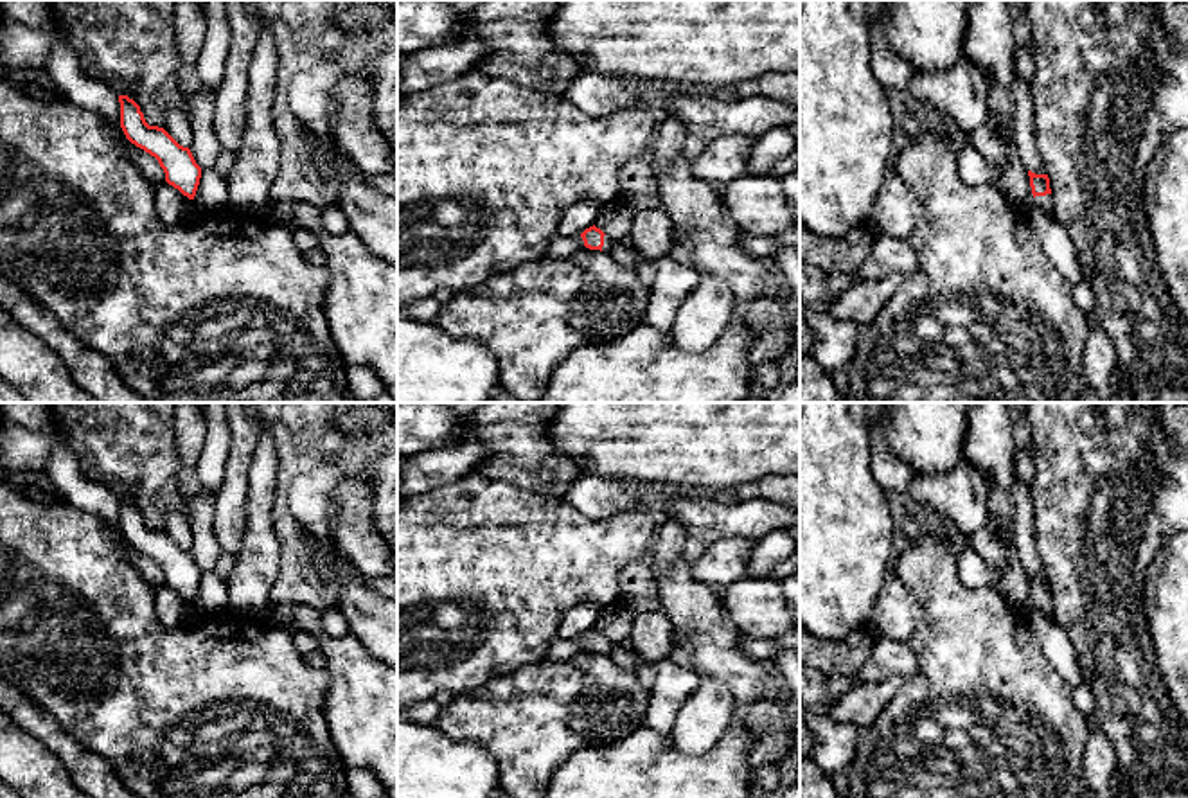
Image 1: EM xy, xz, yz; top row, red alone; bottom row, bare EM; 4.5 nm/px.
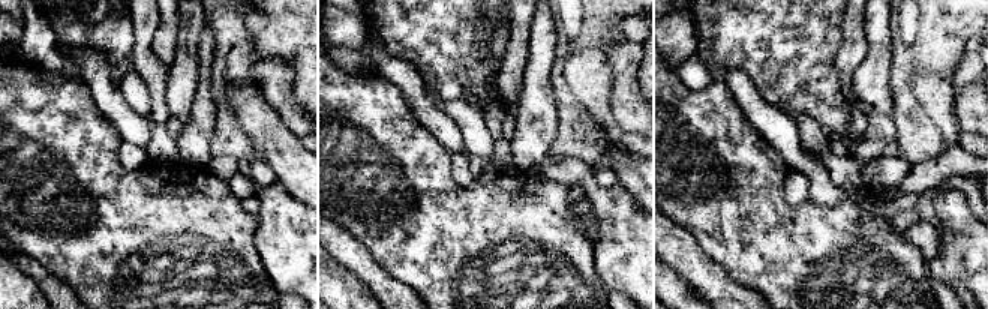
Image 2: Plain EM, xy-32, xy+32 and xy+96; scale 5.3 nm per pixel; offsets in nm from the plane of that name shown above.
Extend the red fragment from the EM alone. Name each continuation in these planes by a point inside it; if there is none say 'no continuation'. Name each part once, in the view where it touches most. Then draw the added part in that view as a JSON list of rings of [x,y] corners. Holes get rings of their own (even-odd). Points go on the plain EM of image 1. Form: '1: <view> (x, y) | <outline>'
1: yz (1043, 604) | [[[1051,597],[1035,598],[1033,607],[1037,607],[1039,611],[1042,611],[1044,615],[1051,616],[1057,622],[1053,604],[1051,604]]]

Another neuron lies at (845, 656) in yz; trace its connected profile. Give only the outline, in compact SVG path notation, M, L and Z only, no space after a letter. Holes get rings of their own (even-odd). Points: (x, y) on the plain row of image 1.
M800 625L800 661L825 676L856 679L873 649L870 625L854 629L845 640L825 640Z

